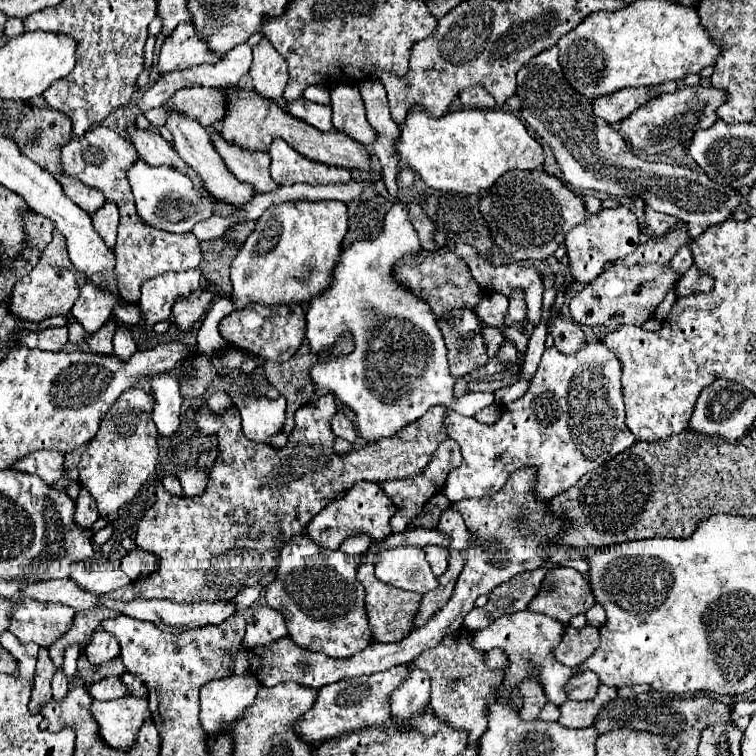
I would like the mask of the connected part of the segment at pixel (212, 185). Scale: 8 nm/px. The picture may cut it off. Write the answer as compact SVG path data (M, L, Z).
M171 112L165 126L171 130L171 134L173 134L173 138L175 138L175 150L177 150L177 154L199 174L199 178L203 180L203 186L207 188L207 192L209 192L213 198L217 198L217 200L221 200L221 202L227 202L227 204L231 204L231 206L235 206L235 208L239 208L239 206L247 204L247 202L255 196L253 186L247 186L247 182L239 182L239 180L227 170L227 166L221 162L219 154L213 150L213 144L211 144L209 136L207 136L207 130L205 130L203 126L199 126L199 122L191 120L191 118L183 116L183 114L173 114L173 112Z

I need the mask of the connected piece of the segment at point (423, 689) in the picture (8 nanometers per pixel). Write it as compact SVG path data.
M409 666L409 676L391 692L391 714L397 720L407 720L429 704L429 678L417 666Z

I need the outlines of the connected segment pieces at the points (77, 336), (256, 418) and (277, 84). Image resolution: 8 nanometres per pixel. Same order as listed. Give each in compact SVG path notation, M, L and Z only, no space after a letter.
M71 318L71 322L73 322L73 324L69 326L69 342L71 342L71 344L81 344L87 336L83 334L83 328L77 324L75 318Z
M249 358L241 366L241 378L231 386L229 394L239 408L239 414L245 418L247 432L245 436L253 442L263 442L269 444L269 440L281 432L283 422L285 422L285 398L269 400L265 396L257 398L253 394L253 384L251 378L247 376L261 364L261 358Z
M261 38L257 46L253 46L253 64L249 70L253 78L253 88L259 96L277 100L283 96L287 86L287 60L273 48L267 38Z

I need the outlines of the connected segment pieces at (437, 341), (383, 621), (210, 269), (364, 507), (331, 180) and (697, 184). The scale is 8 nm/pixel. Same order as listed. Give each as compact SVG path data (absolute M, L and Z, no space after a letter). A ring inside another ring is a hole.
M401 200L393 204L393 208L387 212L383 232L375 240L365 240L365 242L359 240L351 244L347 250L341 250L341 256L333 270L331 286L323 290L323 294L313 298L305 308L307 340L309 340L311 350L321 356L321 360L311 368L313 384L319 390L327 388L345 406L349 406L355 412L359 434L367 440L367 444L373 444L375 440L383 436L389 438L397 434L403 426L419 420L431 406L445 404L463 416L473 416L475 412L483 410L495 400L493 392L469 392L463 398L455 398L453 386L461 376L453 376L449 372L447 346L437 326L437 316L421 298L401 288L401 284L397 284L391 278L395 262L403 258L405 254L415 254L419 250L421 250L419 236L415 228L411 226L411 220L407 218L407 202ZM345 332L353 336L355 352L351 352L345 358L329 358L327 354L335 338Z
M371 552L365 554L365 562L357 570L357 580L365 588L365 606L367 606L367 618L369 618L373 638L377 642L397 642L397 640L405 638L413 628L413 618L415 618L419 604L421 604L421 594L409 592L409 590L399 590L395 586L379 582L373 574Z
M253 222L235 224L231 226L221 238L201 242L203 260L199 268L203 270L203 278L211 282L219 292L231 294L231 280L229 280L229 268L233 258L237 256L239 248L247 240L247 236L253 232Z
M361 481L345 493L341 502L327 504L325 510L319 512L309 522L305 536L327 550L339 550L343 540L349 536L355 536L355 534L367 534L373 542L381 542L383 538L387 538L393 532L389 526L389 520L395 512L397 512L397 506L381 490L381 486L377 482Z
M275 140L269 146L269 156L271 156L271 178L277 184L339 184L339 182L349 182L351 172L347 168L337 168L337 166L327 166L321 162L313 162L293 150L287 142Z
M559 48L543 50L517 72L517 96L521 100L521 116L525 122L551 144L565 174L565 182L581 190L601 190L615 198L633 196L637 198L635 208L647 204L657 212L677 216L689 226L693 238L731 218L741 204L739 190L721 186L697 170L637 160L627 150L617 130L593 114L591 100L571 88L557 62L557 52Z

